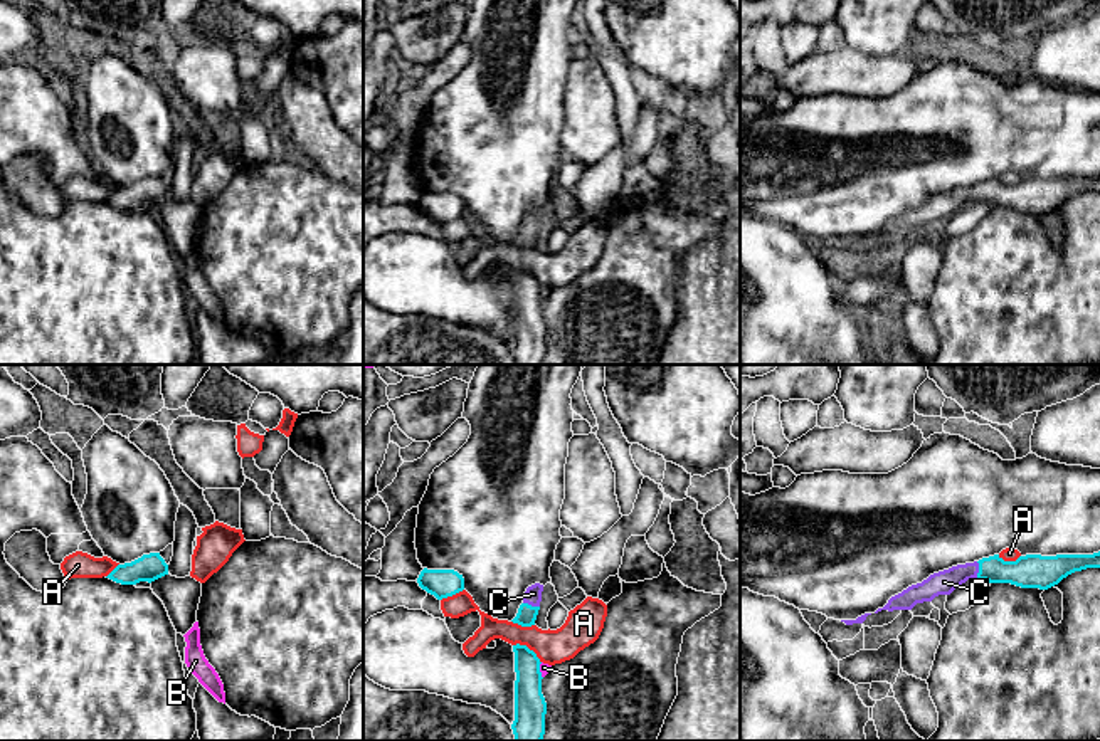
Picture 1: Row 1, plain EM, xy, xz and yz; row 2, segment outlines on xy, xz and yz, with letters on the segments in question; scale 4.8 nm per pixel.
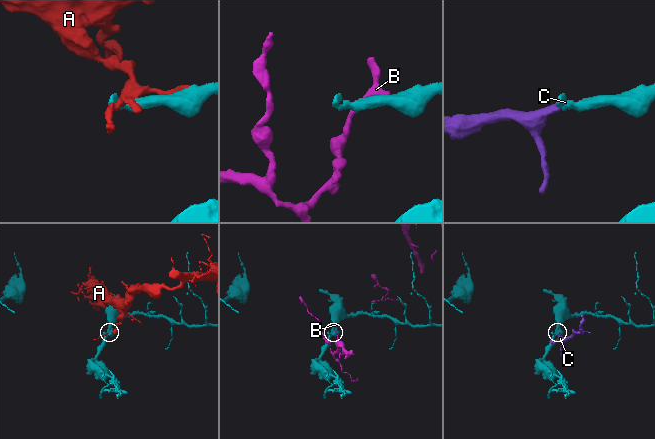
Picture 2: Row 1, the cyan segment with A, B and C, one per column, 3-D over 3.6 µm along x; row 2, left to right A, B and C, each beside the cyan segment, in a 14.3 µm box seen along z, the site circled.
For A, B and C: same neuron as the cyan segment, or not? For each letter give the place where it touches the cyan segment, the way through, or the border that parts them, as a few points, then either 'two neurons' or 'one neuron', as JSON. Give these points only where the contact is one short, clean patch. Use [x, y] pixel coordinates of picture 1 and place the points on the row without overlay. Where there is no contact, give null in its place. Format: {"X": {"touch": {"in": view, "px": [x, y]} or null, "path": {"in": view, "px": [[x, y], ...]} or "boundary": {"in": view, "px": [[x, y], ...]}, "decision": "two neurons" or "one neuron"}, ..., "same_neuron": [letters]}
{"A": {"touch": {"in": "xz", "px": [527, 271]}, "decision": "two neurons"}, "B": {"touch": {"in": "xz", "px": [539, 294]}, "boundary": {"in": "xz", "px": [[540, 286], [542, 301]]}, "decision": "two neurons"}, "C": {"touch": {"in": "xz", "px": [530, 229]}, "path": {"in": "xz", "px": [[527, 237], [530, 229], [534, 217]]}, "decision": "one neuron"}, "same_neuron": ["C"]}

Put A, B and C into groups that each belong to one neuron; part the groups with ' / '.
A / B / C

